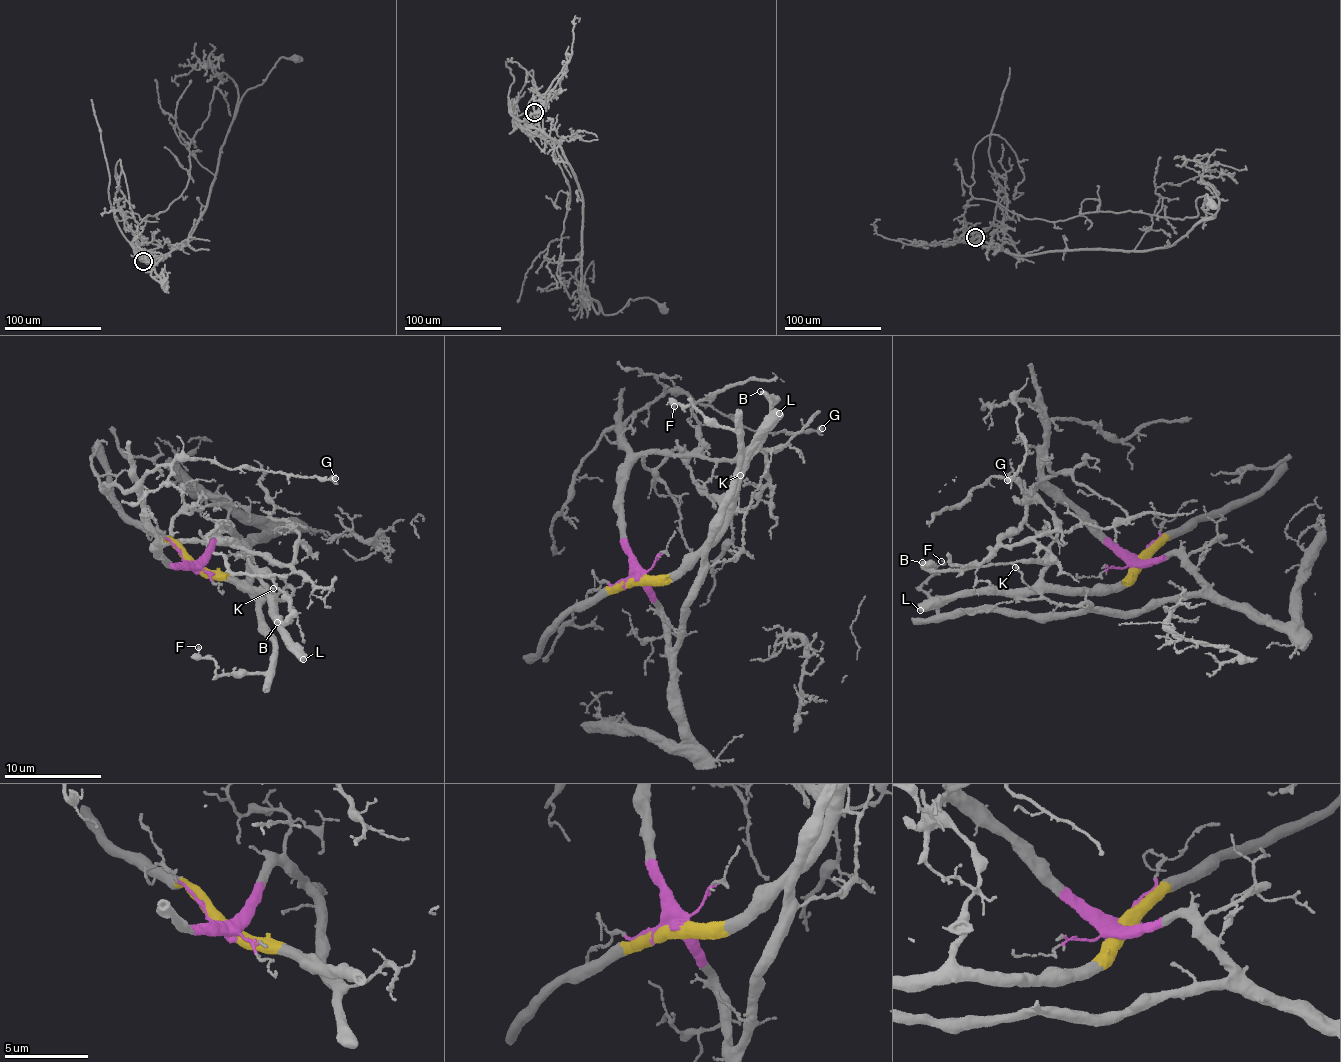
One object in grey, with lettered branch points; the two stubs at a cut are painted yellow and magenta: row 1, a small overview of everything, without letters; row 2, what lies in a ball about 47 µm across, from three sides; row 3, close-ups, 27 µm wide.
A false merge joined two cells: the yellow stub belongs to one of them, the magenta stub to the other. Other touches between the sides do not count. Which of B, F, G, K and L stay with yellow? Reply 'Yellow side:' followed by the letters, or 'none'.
Yellow side: B, K, L

